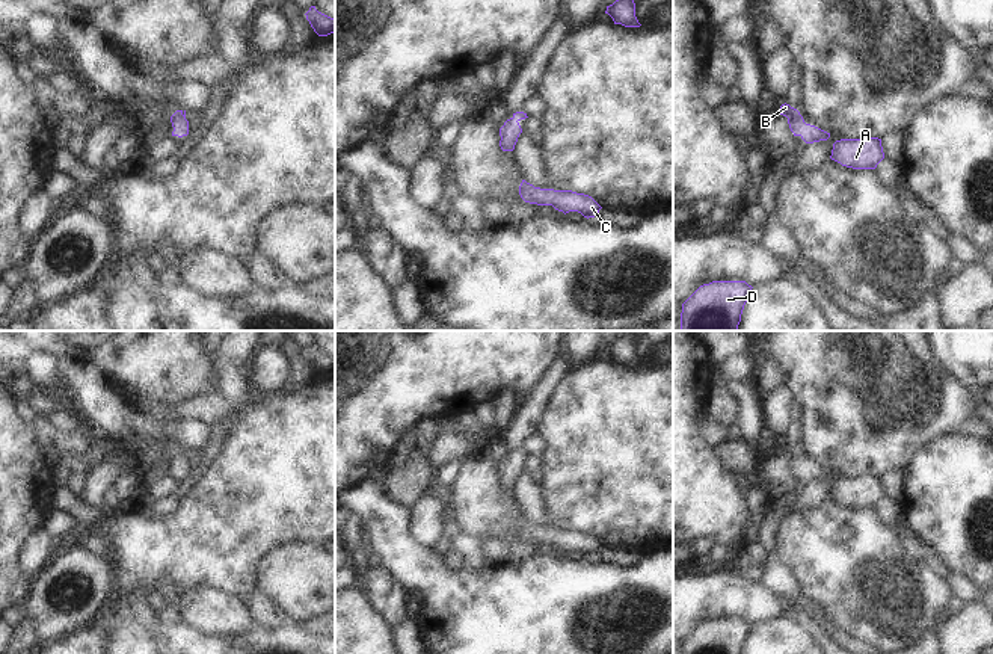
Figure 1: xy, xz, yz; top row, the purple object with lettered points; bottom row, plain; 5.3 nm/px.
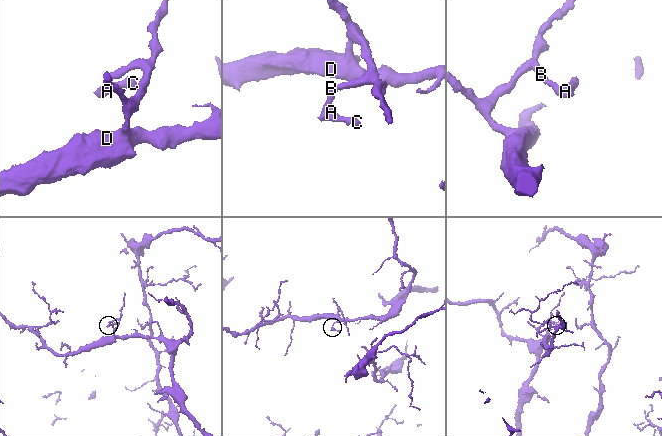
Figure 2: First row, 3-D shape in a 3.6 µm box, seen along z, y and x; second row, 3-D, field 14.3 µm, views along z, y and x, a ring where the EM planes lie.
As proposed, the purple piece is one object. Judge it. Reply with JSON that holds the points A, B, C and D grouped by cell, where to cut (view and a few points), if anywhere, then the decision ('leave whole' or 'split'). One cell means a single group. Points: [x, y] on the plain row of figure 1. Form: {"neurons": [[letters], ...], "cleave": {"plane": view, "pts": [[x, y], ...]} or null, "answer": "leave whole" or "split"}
{"neurons": [["A", "B", "C", "D"]], "cleave": null, "answer": "leave whole"}

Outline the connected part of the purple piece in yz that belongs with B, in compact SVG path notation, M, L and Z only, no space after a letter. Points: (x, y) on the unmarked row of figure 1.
M786 441L780 444L780 453L788 456L788 462L794 474L800 474L806 482L827 479L830 476L830 471L806 462L800 450Z

